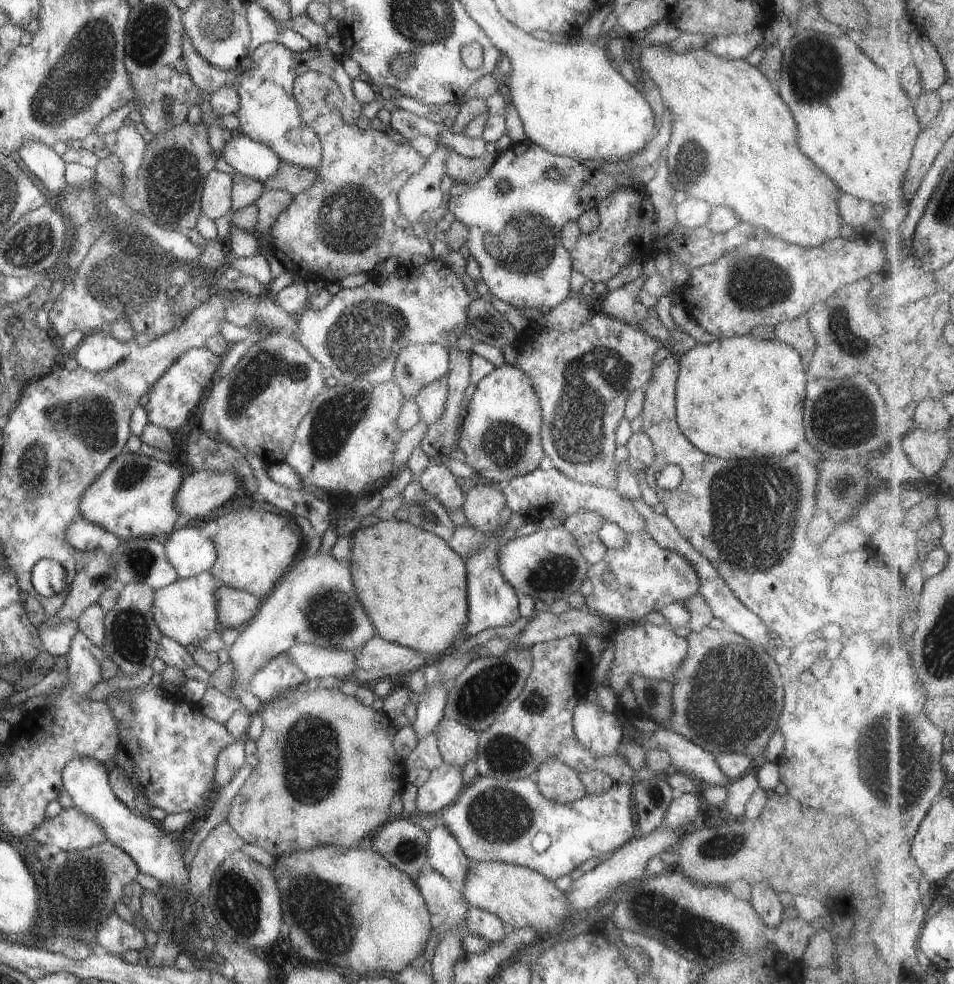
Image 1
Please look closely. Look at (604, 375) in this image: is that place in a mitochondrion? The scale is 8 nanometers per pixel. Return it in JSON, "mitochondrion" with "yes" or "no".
{"mitochondrion":"yes"}

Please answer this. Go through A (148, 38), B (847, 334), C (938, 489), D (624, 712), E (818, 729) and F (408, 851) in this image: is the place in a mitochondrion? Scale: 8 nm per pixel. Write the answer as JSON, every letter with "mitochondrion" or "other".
{"A":"mitochondrion","B":"mitochondrion","C":"other","D":"other","E":"other","F":"mitochondrion"}

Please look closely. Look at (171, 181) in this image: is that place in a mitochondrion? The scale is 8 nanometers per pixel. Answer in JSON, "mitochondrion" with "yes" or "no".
{"mitochondrion":"yes"}

